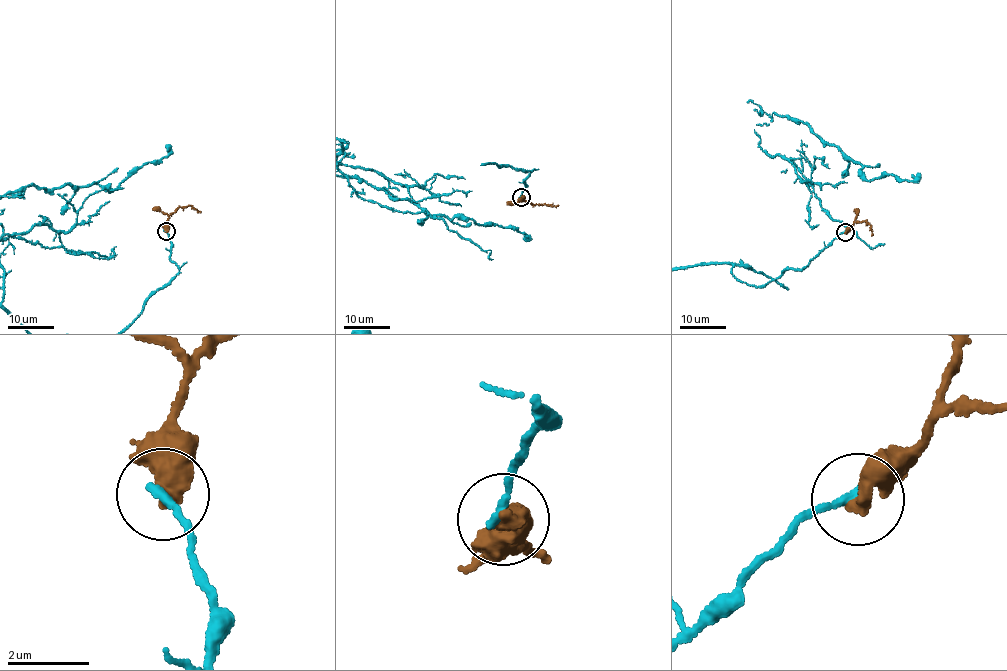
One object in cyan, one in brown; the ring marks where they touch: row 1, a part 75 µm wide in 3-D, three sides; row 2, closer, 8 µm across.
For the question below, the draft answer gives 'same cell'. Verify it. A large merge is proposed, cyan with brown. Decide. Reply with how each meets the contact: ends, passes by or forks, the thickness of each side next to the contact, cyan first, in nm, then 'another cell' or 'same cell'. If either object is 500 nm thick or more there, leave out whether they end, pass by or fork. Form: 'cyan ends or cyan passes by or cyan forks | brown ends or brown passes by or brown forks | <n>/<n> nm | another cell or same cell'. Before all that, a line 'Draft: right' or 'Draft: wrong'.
Draft: wrong
cyan ends | brown ends | 200/480 nm | another cell

